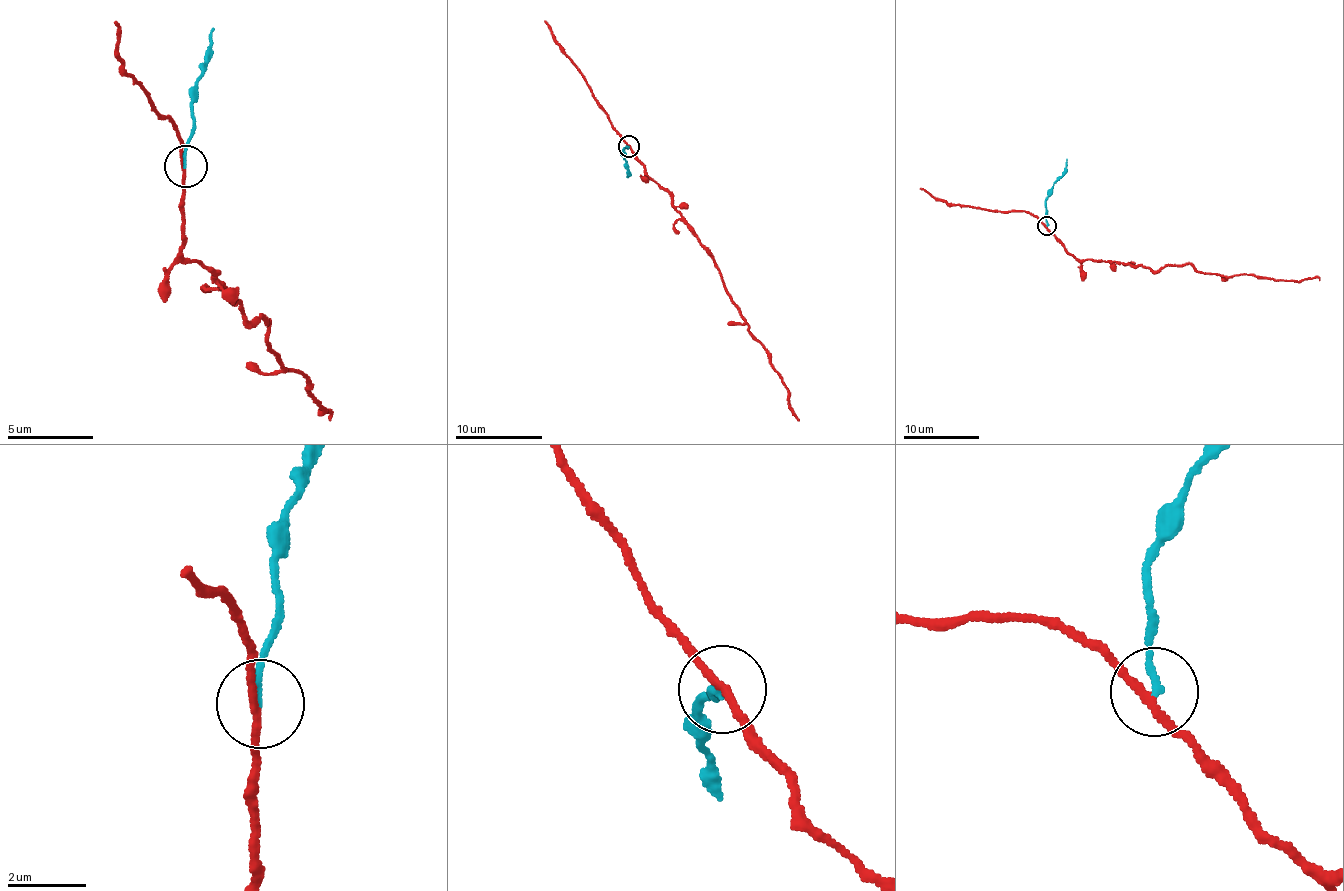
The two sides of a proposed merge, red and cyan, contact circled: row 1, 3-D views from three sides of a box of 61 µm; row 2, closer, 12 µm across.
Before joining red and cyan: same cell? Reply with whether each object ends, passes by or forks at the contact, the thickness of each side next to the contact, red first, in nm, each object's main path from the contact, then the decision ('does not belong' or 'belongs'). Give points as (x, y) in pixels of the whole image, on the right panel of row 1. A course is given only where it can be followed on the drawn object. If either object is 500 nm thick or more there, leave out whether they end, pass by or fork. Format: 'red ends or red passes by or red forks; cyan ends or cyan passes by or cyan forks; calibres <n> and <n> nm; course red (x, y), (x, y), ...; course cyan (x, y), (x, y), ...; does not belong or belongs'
red passes by; cyan ends; calibres 190 and 170 nm; course red (1046, 225), (1065, 250), (1079, 259), (1160, 271), (1189, 264), (1207, 273), (1253, 274), (1282, 281), (1319, 276); course cyan (1046, 225), (1047, 192), (1063, 174), (1067, 158); does not belong

